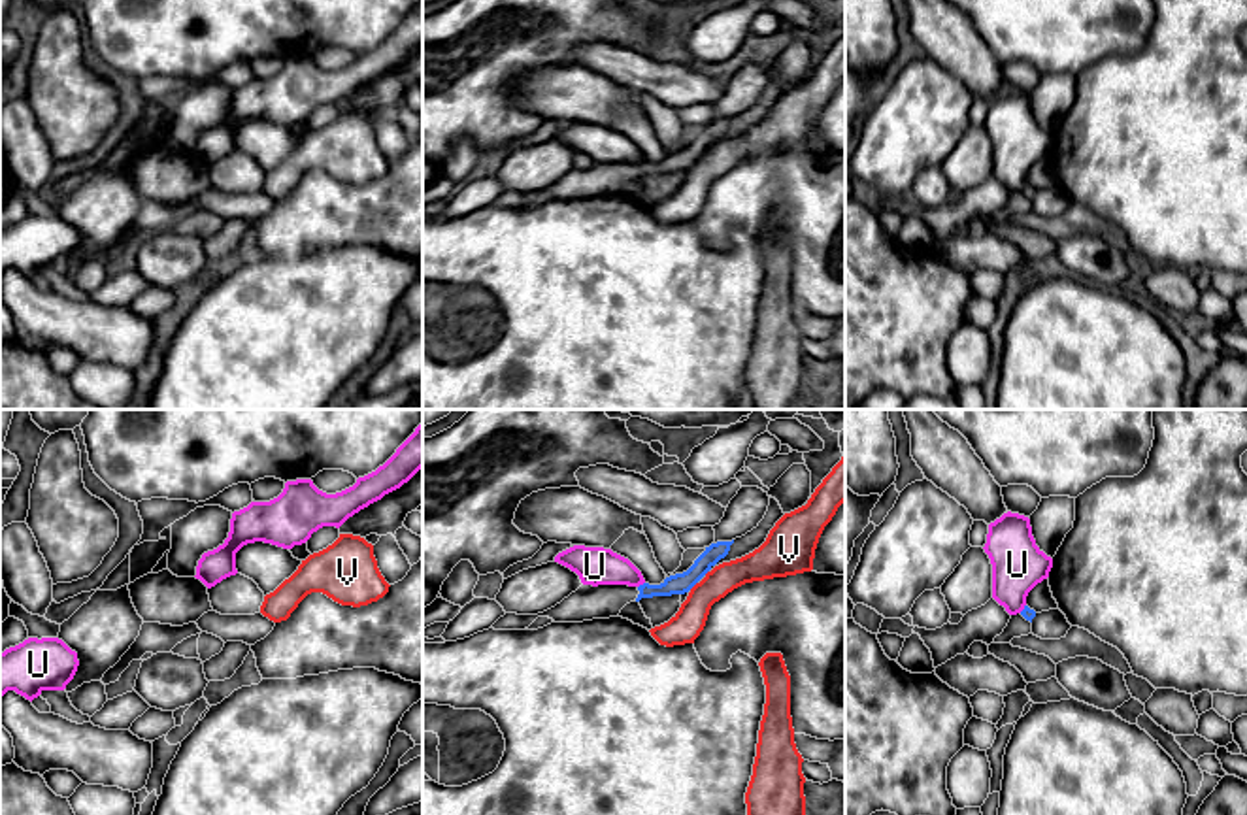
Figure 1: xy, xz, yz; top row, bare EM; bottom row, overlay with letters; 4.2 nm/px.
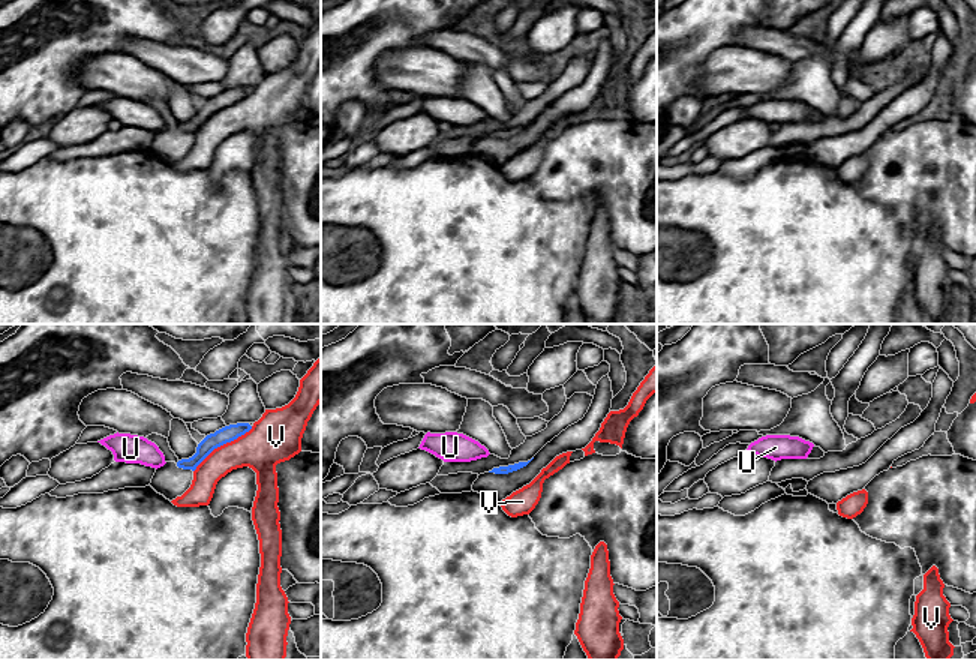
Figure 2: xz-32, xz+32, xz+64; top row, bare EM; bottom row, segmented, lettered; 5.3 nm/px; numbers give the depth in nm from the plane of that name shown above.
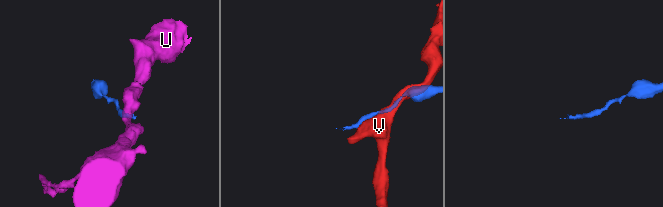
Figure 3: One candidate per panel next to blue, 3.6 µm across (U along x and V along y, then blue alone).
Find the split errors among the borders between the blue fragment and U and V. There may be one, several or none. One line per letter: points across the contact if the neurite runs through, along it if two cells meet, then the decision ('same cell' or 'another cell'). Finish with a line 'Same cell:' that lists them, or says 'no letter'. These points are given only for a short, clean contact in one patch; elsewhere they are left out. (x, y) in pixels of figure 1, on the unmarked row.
U: border along xz (644, 159), (638, 165); another cell
V: another cell
Same cell: no letter

